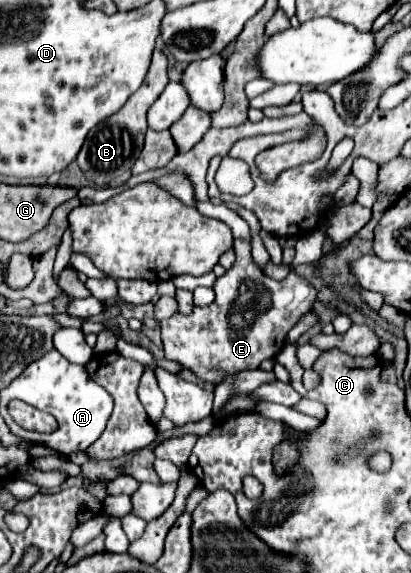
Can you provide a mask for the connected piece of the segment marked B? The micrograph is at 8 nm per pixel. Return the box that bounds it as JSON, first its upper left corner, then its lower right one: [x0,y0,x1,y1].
[76,50,168,188]

